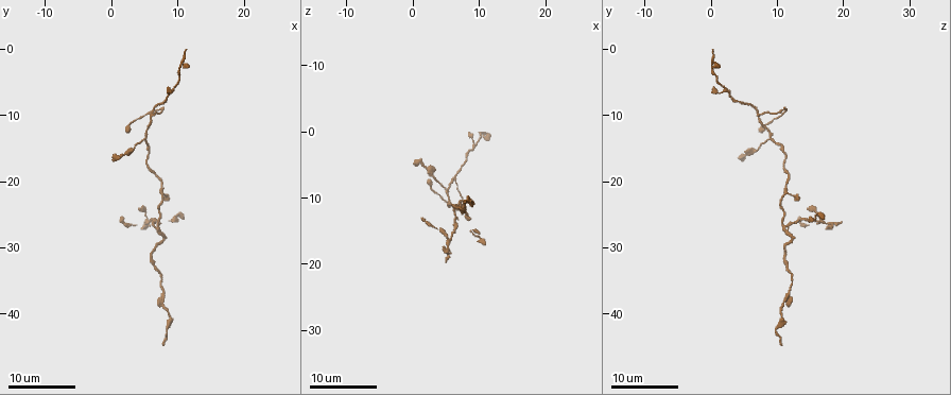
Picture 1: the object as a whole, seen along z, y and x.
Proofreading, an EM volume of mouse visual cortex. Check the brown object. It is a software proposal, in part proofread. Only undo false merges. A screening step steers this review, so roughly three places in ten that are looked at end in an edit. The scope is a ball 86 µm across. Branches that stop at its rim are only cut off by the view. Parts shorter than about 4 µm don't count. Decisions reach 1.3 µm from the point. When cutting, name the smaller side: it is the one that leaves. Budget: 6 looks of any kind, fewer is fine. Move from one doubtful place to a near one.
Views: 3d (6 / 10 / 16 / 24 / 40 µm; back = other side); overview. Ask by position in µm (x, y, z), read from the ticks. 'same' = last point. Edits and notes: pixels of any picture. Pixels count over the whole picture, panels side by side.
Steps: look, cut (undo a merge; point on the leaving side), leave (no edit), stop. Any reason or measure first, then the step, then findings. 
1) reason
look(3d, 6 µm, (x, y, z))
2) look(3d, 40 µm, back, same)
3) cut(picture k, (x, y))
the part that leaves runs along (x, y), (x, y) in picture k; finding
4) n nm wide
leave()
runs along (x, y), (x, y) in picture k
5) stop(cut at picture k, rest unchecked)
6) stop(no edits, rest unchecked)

four arms meet
look(3d, 24 µm, (6.5, 27.0, 11.5))

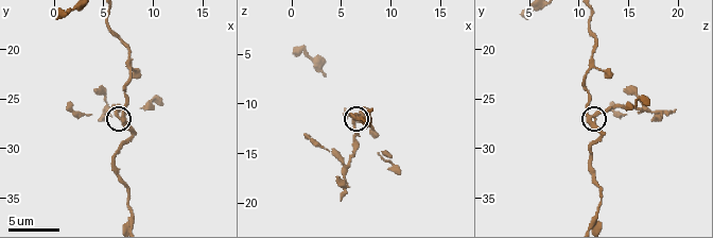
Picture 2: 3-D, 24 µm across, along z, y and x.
look(3d, 10 µm, (6.6, 27.0, 11.8))

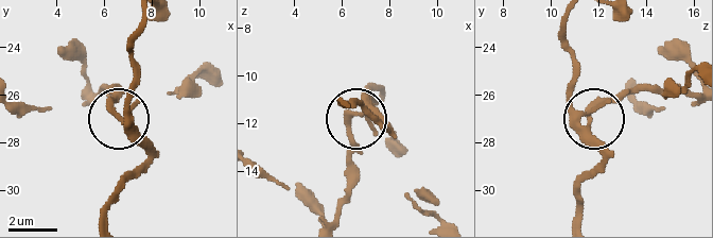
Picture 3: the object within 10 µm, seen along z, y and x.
4 arms
leave()
all the same neuron

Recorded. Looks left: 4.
look(3d, 16 µm, (6.0, 9.5, 7.0))

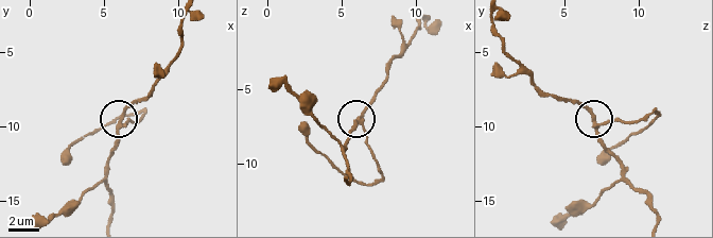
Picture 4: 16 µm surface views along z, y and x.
zoom in
look(3d, 10 µm, (6.2, 10.0, 7.2))

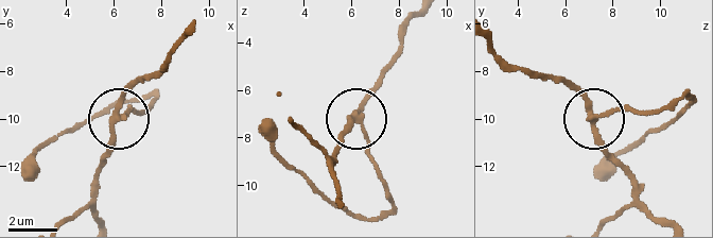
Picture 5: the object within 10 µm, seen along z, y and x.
220 nm wide
leave()
runs along (98, 216), (100, 160), (120, 118), (138, 112) in picture 5; one neuron here

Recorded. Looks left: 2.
calibre changes
look(3d, 24 µm, (5.5, 16.5, 11.0))

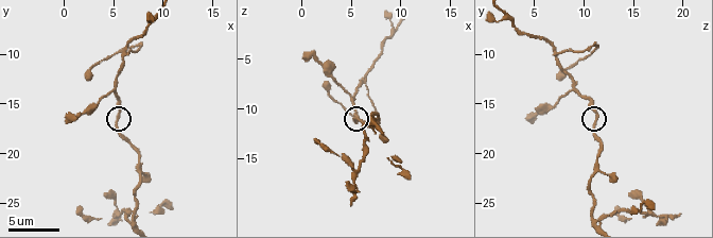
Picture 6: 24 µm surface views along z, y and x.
look(3d, 6 µm, (5.6, 16.4, 11.2))

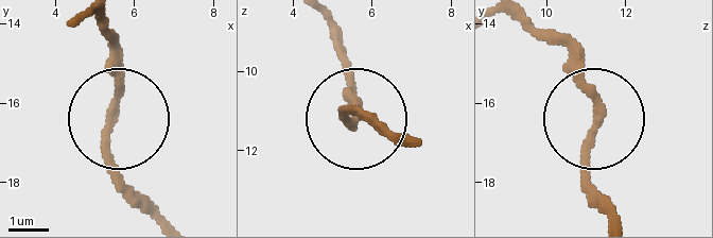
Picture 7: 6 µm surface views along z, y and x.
leave()
runs along (166, 219), (124, 179), (104, 138), (115, 30) in picture 7; one neuron here

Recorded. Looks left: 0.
stop(no edits, rest unchecked)

